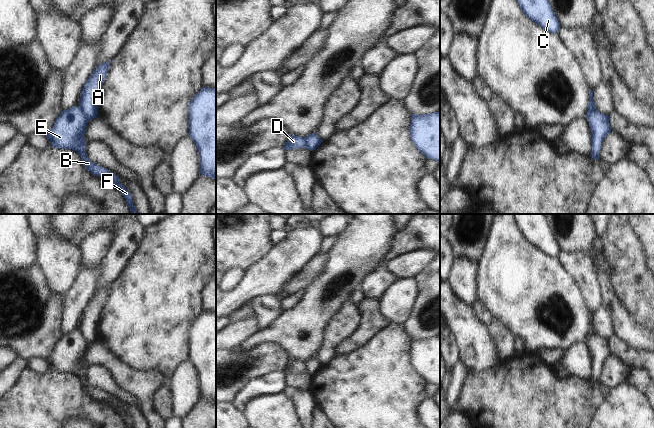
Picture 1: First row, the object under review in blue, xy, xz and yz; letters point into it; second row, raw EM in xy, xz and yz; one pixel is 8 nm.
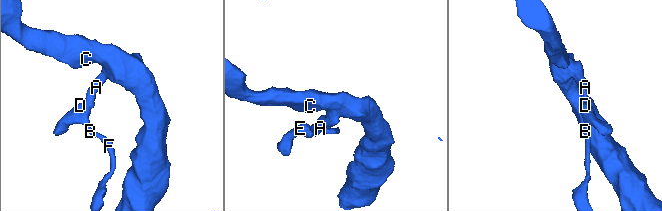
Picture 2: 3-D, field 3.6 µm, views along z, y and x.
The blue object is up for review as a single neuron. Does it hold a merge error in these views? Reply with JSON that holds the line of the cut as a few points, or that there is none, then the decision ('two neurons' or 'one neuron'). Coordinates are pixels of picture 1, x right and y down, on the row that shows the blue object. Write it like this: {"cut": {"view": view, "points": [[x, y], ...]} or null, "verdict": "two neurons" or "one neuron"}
{"cut": {"view": "xy", "points": [[78, 107], [88, 120]]}, "verdict": "two neurons"}

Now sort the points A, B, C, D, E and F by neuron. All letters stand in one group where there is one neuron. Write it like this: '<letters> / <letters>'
A C / B D E F

